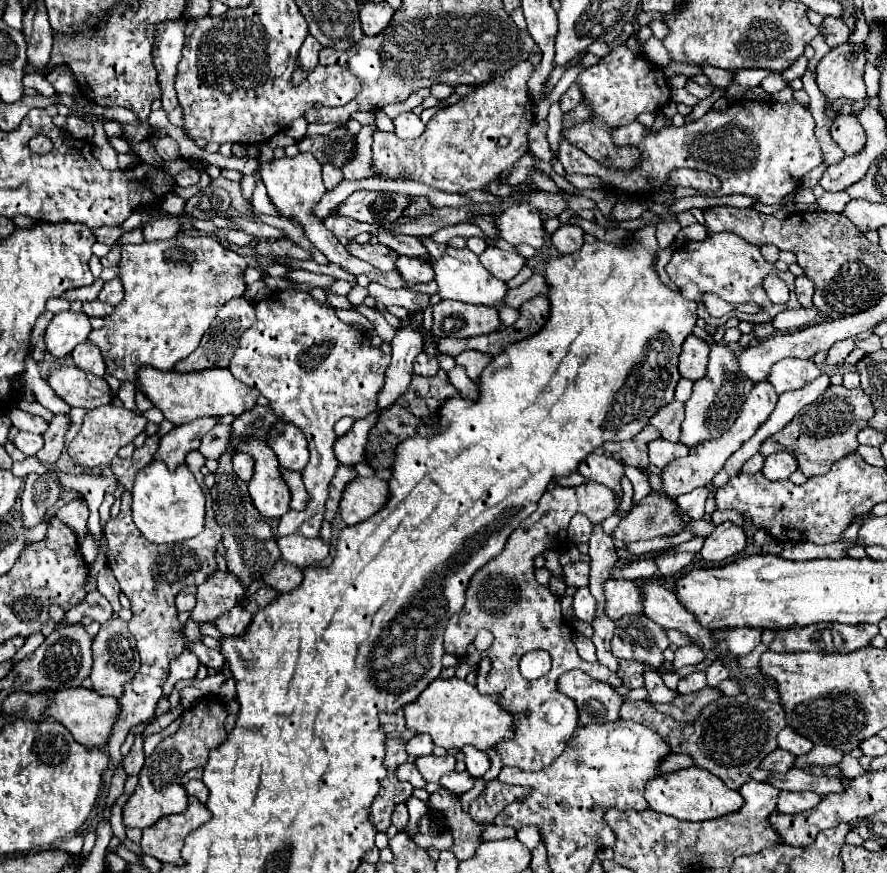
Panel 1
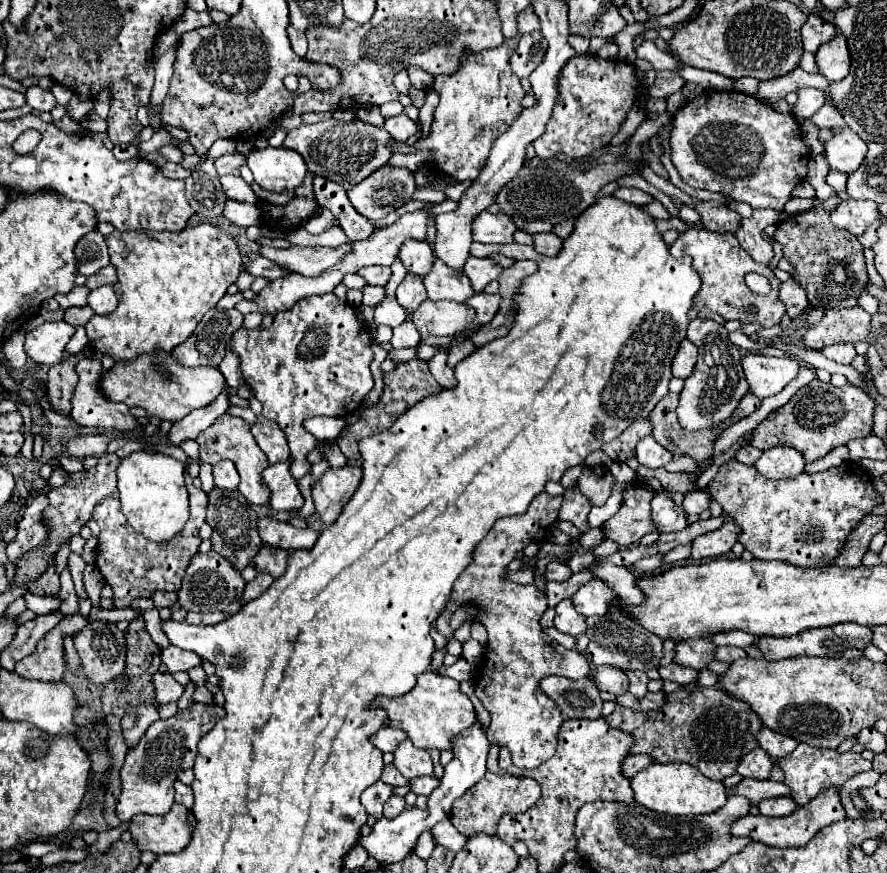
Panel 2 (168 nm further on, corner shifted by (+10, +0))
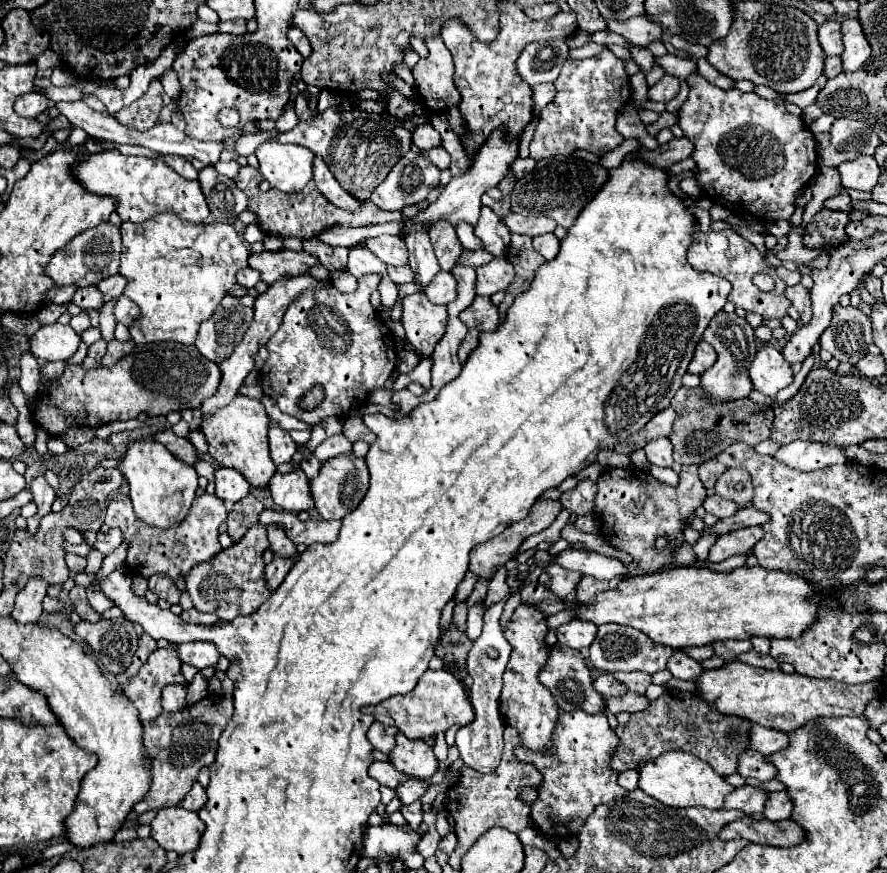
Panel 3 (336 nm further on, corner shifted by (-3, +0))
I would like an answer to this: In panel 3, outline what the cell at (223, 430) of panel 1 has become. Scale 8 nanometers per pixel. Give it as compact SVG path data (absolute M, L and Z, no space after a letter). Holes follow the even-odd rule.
M238 394L238 398L234 402L230 402L230 406L226 406L226 410L216 410L216 414L212 418L204 420L200 430L204 432L204 436L208 440L208 452L218 466L234 468L234 470L242 472L252 486L266 488L270 478L276 472L276 464L270 458L270 450L268 450L268 442L266 442L268 422L270 420L268 420L268 414L266 414L262 402L250 400L242 394Z

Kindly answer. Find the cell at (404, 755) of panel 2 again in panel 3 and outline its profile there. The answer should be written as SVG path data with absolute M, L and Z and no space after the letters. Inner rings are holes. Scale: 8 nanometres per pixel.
M404 734L396 736L396 748L390 752L390 762L414 778L432 778L438 770L438 758L426 742L414 742Z

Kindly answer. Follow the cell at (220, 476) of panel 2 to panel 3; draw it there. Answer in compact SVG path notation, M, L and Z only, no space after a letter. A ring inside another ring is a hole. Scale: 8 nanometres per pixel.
M216 468L216 496L220 500L238 502L244 496L248 496L250 484L248 480L234 468Z

